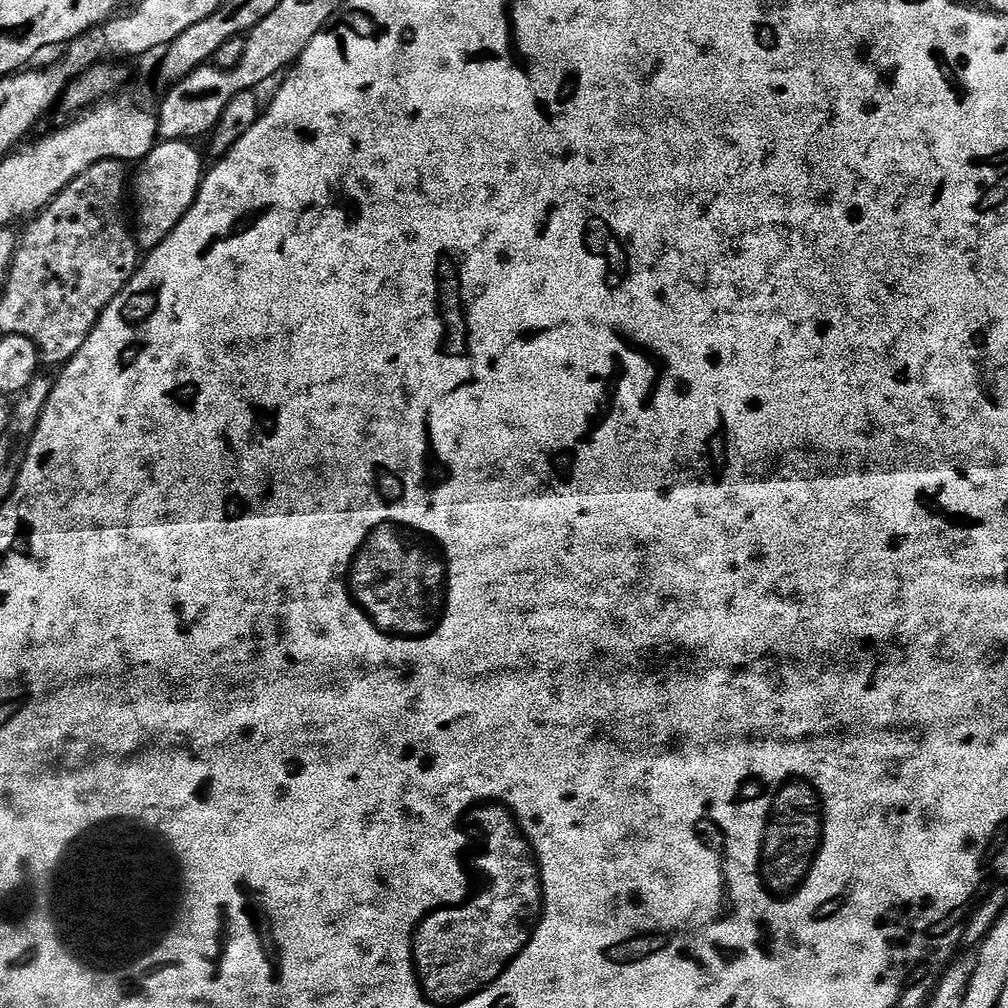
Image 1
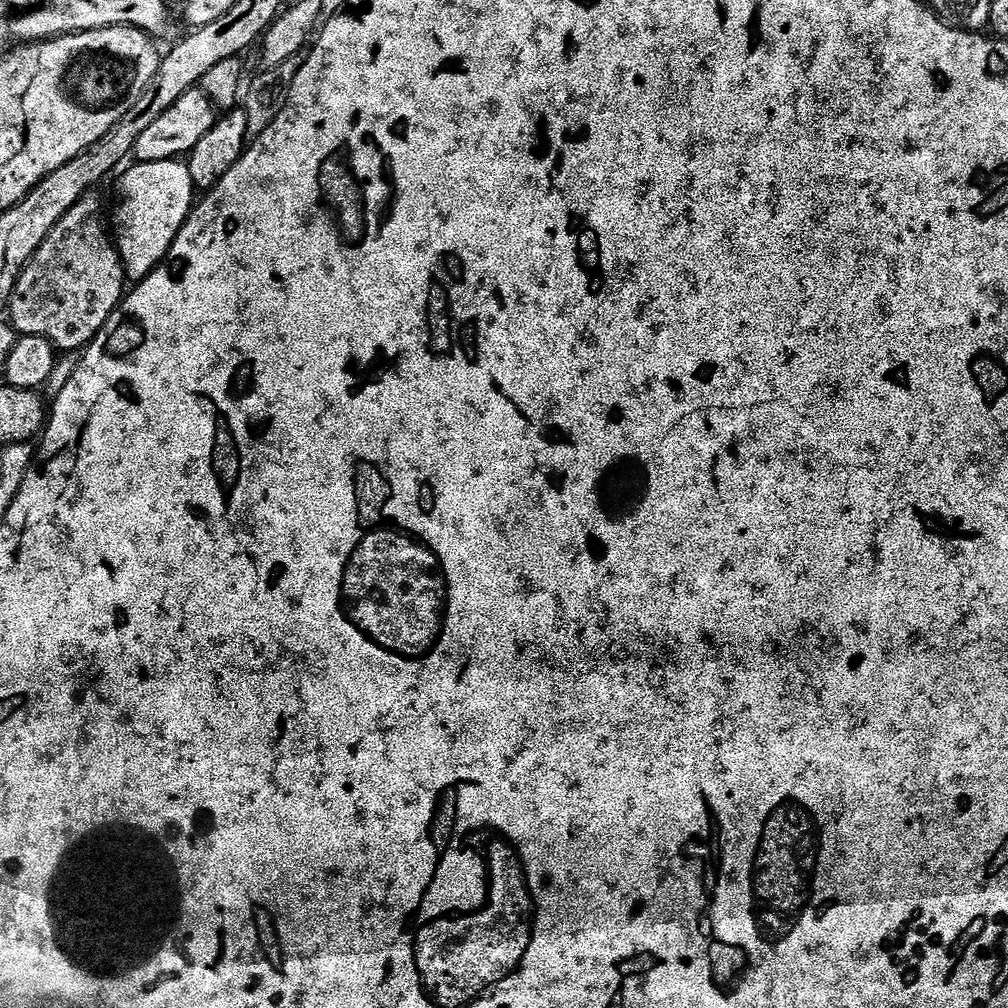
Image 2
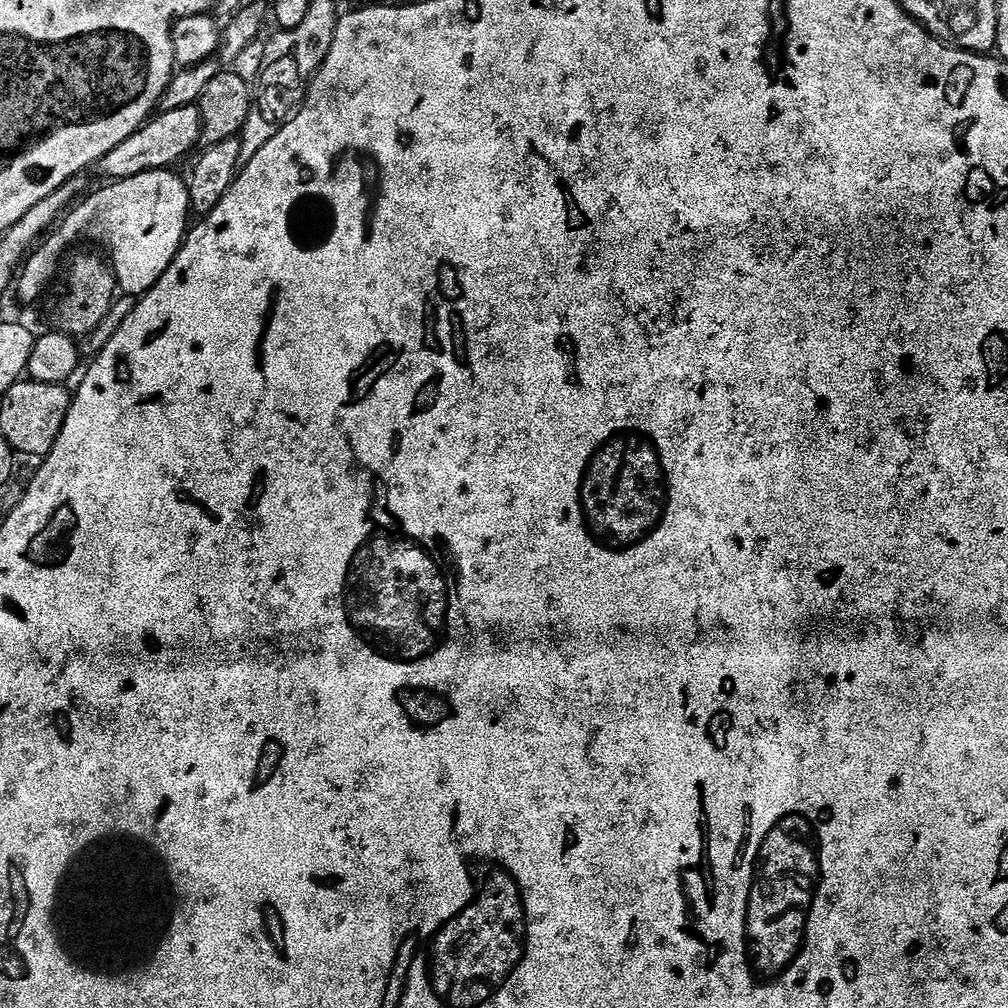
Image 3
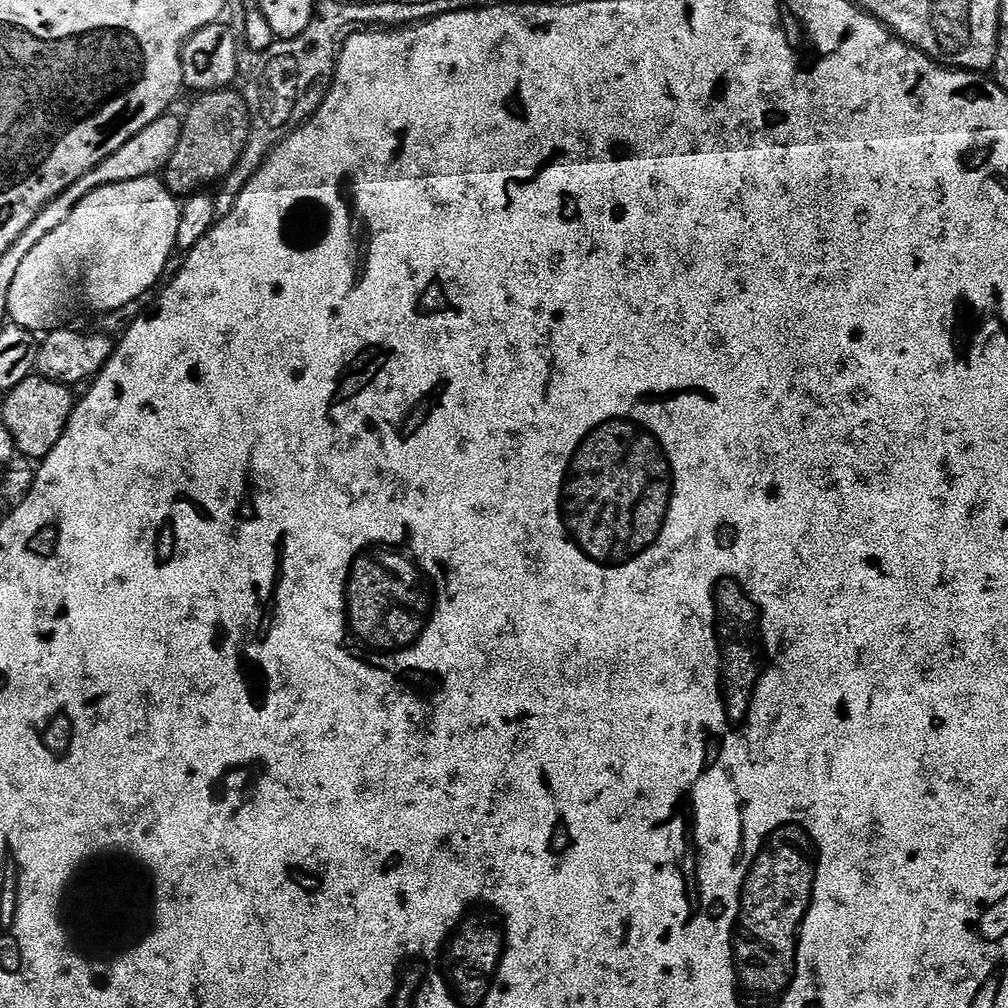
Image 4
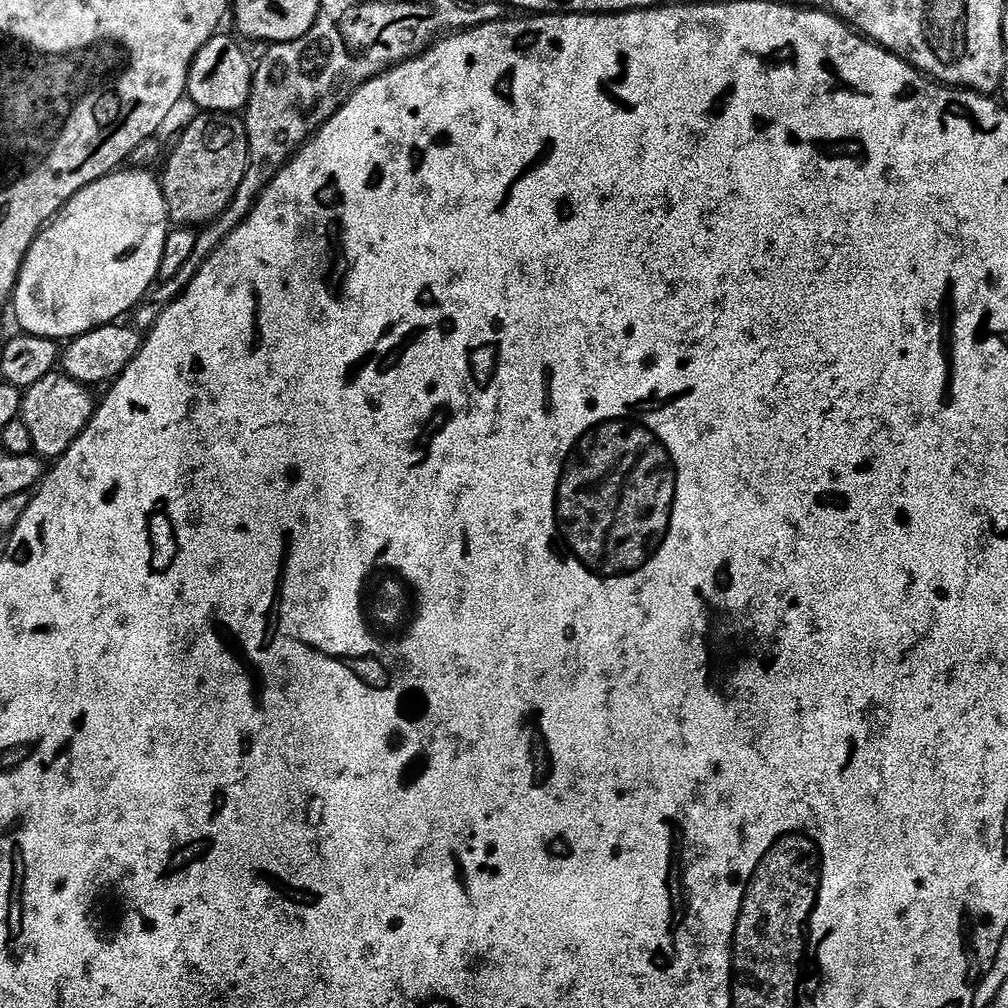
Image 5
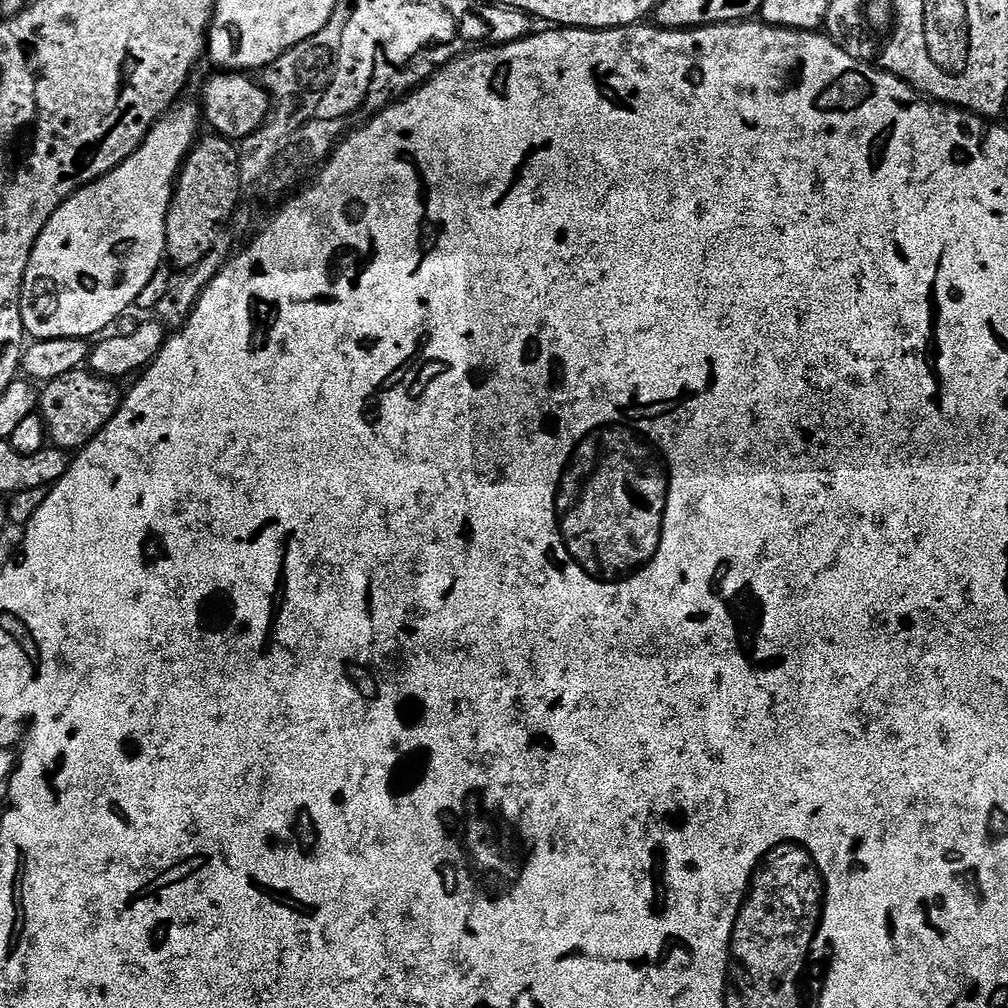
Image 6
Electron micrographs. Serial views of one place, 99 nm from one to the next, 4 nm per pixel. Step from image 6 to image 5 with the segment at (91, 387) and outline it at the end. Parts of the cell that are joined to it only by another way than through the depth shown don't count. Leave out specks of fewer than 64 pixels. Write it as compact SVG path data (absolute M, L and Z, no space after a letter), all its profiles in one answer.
M55 372L39 379L34 386L25 389L21 399L20 418L26 422L30 430L33 451L46 460L57 460L64 456L66 450L73 445L74 441L84 432L86 426L92 420L95 412L96 400L90 396L91 389L77 380L70 379L62 372Z

